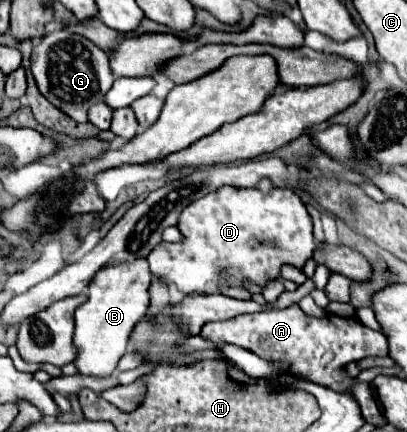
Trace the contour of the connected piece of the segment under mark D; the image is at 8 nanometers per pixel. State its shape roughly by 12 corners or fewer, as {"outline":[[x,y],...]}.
{"outline":[[222,187],[156,245],[184,295],[264,287],[318,249],[292,189]]}

